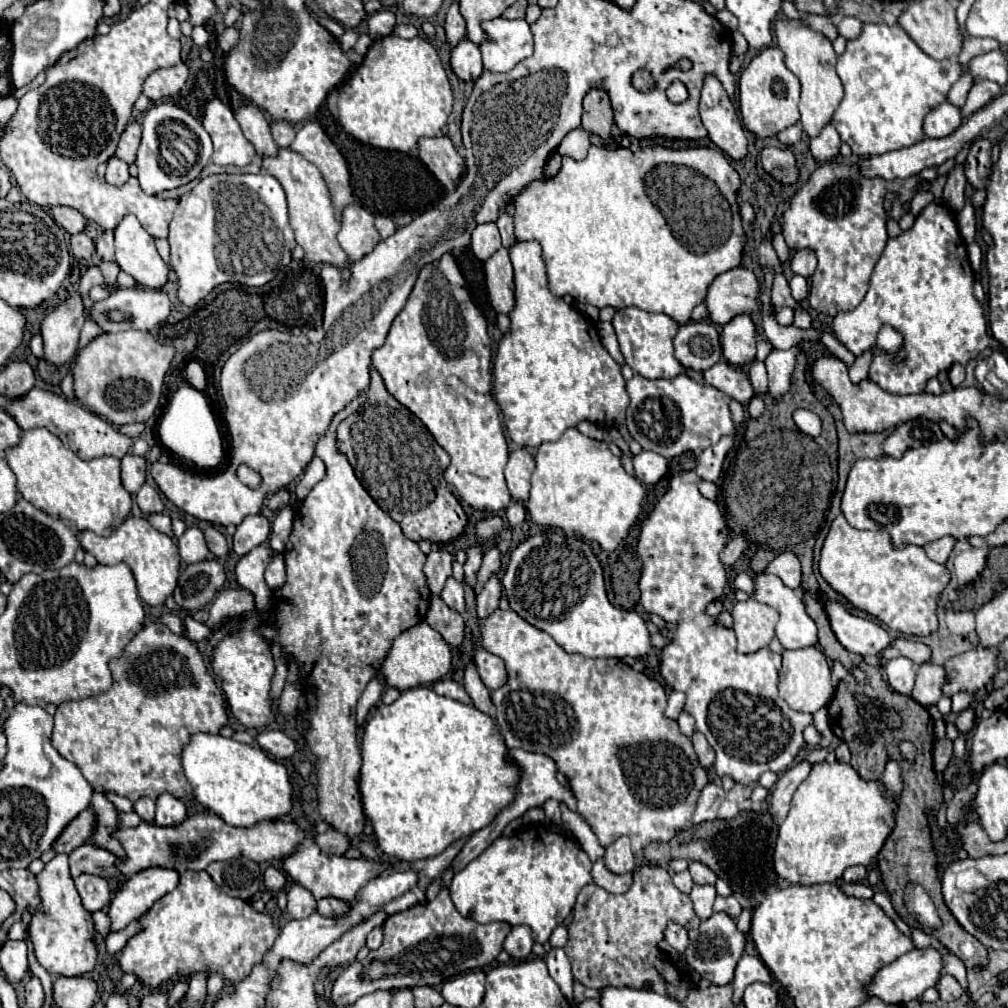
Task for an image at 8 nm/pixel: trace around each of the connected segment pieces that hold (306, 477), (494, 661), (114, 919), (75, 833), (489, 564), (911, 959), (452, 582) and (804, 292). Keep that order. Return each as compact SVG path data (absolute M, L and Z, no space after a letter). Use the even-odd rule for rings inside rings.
M314 457L314 459L310 461L310 465L306 467L306 471L304 471L300 483L296 485L296 495L298 495L300 501L306 499L306 495L308 495L310 489L322 479L322 475L326 475L326 465L322 463L320 457Z
M474 649L472 659L474 659L474 663L478 663L478 675L490 691L504 685L506 669L504 669L504 661L500 657L488 653L486 649Z
M162 867L144 869L124 879L122 887L114 891L114 897L108 905L110 933L116 933L124 929L130 921L138 919L144 911L152 907L156 899L170 893L176 885L178 885L178 873Z
M90 805L74 821L68 823L64 833L54 843L54 851L56 853L70 853L76 847L80 847L82 843L86 843L90 839L90 835L94 835L94 831L96 831L96 815L94 815L94 807Z
M488 549L484 553L484 561L482 561L482 567L478 571L478 579L476 579L474 591L482 591L482 587L488 581L488 577L492 573L496 573L498 569L500 569L500 551L498 549Z
M912 949L906 955L898 957L896 961L880 967L874 975L874 979L870 983L866 983L864 991L868 995L874 995L878 999L882 999L884 1003L898 1003L904 1005L912 999L920 999L920 995L924 993L924 989L934 987L938 977L940 977L940 967L942 967L942 959L940 953L934 949Z
M450 577L440 595L448 607L458 609L460 613L464 611L464 583L462 581L456 581L454 577Z
M794 275L790 279L790 291L796 301L804 301L808 297L808 281L802 275Z

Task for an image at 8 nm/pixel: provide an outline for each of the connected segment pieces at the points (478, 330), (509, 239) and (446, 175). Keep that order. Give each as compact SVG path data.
M446 253L434 263L422 267L404 309L396 315L388 331L384 345L374 349L372 365L382 375L388 393L396 397L404 407L408 407L428 427L436 443L442 445L444 451L448 451L452 461L444 471L444 479L458 491L458 495L466 503L470 503L470 507L480 511L490 513L506 509L512 501L504 479L504 467L508 463L508 443L500 421L498 403L494 403L494 397L490 395L492 339L486 329L486 319L478 313L466 291L464 277L452 253Z
M504 211L496 225L500 227L500 235L502 235L502 245L504 247L510 247L510 243L514 243L514 217L512 217L512 211Z
M426 137L418 139L418 155L426 163L426 167L434 173L434 177L446 187L454 189L460 175L464 173L464 159L458 155L452 141L444 137Z

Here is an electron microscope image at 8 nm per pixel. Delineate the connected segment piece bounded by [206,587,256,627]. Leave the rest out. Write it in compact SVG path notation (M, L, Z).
M242 587L238 589L222 589L212 607L210 607L210 619L208 619L208 627L214 627L218 625L220 621L224 619L230 619L230 617L236 617L236 615L242 615L242 613L248 613L248 611L256 611L256 605L254 605L254 595Z

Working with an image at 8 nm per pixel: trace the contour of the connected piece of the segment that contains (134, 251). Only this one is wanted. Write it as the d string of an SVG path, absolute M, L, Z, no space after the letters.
M126 215L116 227L116 263L122 271L132 275L136 283L162 289L168 281L168 265L154 247L154 239L138 223L134 215Z

